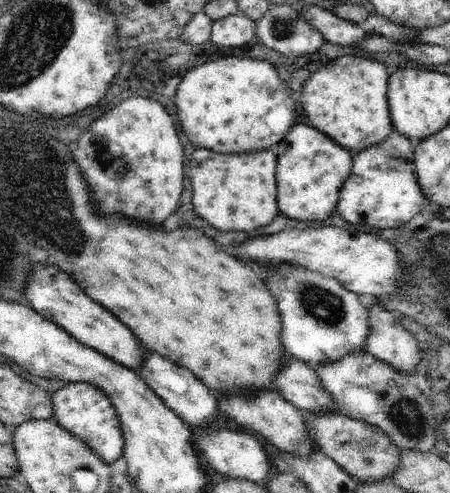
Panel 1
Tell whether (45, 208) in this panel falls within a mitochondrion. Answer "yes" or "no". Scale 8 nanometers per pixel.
yes

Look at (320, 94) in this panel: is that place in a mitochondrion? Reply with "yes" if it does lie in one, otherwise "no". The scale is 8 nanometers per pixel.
no

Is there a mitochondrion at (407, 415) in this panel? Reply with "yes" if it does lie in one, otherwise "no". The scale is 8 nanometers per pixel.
yes

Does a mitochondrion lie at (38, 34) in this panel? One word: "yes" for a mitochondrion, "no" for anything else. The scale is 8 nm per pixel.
yes

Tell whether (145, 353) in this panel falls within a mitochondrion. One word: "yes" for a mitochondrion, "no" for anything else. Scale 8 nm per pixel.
no

